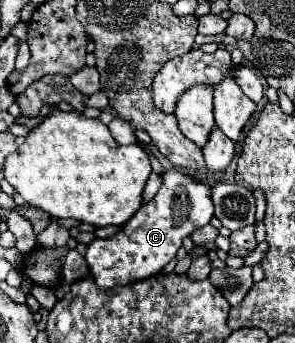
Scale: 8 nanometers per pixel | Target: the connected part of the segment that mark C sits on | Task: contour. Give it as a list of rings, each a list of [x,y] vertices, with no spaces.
[[[168,169],[164,175],[162,187],[156,193],[156,197],[138,209],[138,213],[120,227],[120,231],[106,239],[94,239],[86,249],[86,261],[90,267],[90,273],[100,289],[110,289],[118,285],[130,285],[134,281],[142,281],[146,277],[152,277],[154,273],[160,273],[174,257],[176,251],[182,247],[182,241],[194,233],[194,229],[200,229],[202,225],[208,225],[214,213],[214,205],[210,199],[210,187],[206,183],[194,181],[192,177],[180,173],[178,169]]]

